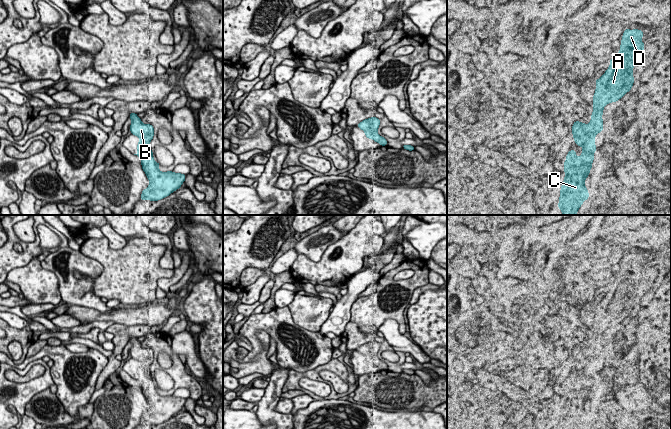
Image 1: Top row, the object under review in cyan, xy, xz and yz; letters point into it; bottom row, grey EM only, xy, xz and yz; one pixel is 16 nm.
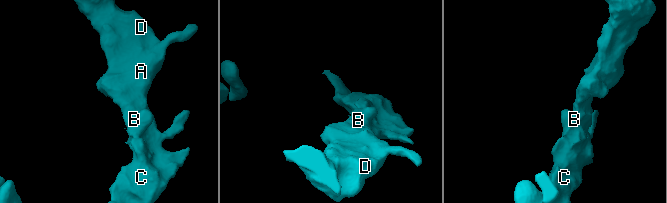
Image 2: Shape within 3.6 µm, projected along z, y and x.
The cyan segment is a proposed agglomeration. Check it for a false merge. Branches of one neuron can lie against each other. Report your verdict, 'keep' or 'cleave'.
keep

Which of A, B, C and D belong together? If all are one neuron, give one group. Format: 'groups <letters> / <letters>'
groups A B C D

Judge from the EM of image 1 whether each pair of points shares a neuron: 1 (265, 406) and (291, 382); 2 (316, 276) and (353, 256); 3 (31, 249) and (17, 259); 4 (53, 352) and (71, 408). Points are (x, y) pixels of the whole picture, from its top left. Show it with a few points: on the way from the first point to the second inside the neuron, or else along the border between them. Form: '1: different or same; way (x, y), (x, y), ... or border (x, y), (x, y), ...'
1: different; border (291, 369), (287, 375), (282, 392)
2: same; way (325, 272), (330, 271), (344, 258)
3: same; way (28, 252), (20, 259)
4: same; way (62, 366), (62, 376), (71, 394)

